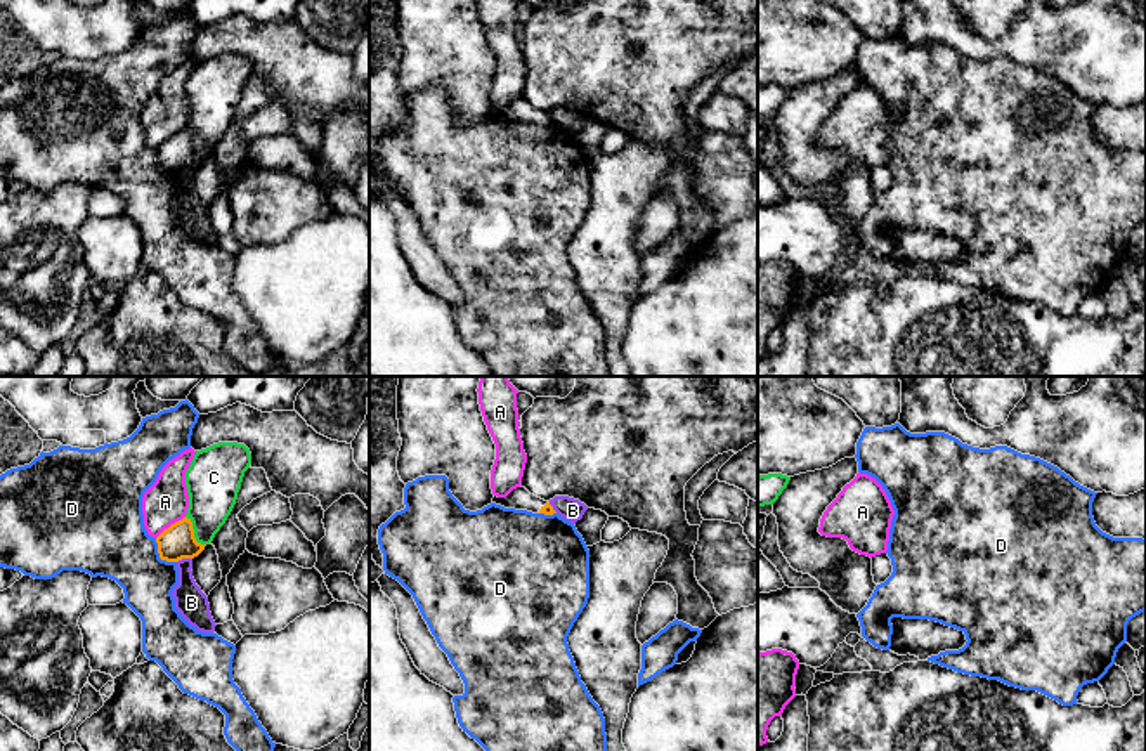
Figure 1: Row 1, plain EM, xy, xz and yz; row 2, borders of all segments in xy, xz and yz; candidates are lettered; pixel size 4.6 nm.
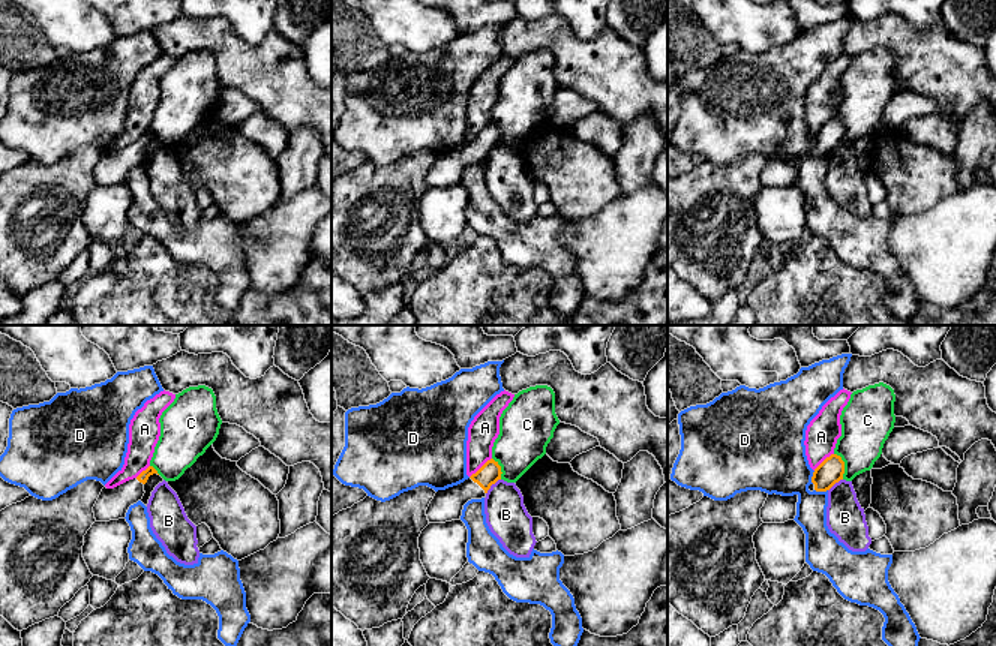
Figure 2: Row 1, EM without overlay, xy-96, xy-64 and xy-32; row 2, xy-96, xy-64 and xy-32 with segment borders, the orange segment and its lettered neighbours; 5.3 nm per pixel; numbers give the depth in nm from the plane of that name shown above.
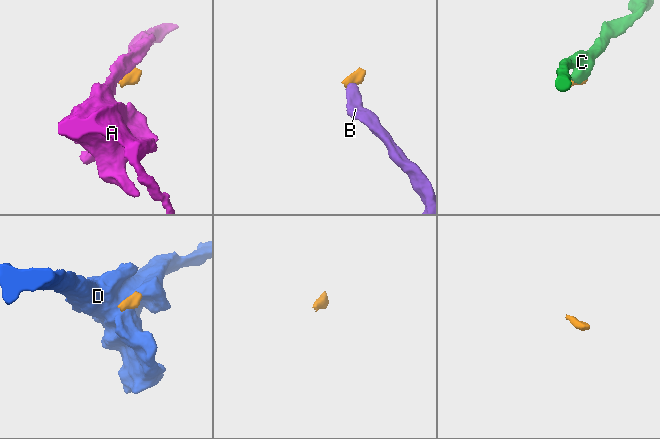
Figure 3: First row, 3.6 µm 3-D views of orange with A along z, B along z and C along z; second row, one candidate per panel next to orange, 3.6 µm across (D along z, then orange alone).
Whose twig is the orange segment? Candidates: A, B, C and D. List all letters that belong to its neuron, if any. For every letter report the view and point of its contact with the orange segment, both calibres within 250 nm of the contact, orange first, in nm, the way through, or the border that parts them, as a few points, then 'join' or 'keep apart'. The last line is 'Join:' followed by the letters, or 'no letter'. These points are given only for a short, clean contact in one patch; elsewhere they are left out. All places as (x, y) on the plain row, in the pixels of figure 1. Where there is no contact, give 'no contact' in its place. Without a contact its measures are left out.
A: meets orange in xy at (172, 136); 160 nm thick on the orange side, 200 nm on the other; border along xy (184, 127), (156, 150); keep apart
B: meets orange in xy at (184, 169); 160 nm thick on the orange side, 150 nm on the other; border along xy (191, 169), (182, 169), (177, 174); keep apart
C: meets orange in xy at (193, 144); 160 nm thick on the orange side, 240 nm on the other; border along xy (186, 127), (191, 134), (193, 148), (205, 156); keep apart
D: meets orange in xy at (160, 167); 160 nm thick on the orange side, 340 nm on the other; keep apart
Join: no letter

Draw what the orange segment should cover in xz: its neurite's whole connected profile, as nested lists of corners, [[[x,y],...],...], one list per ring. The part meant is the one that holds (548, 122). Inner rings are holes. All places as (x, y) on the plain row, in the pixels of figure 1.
[[[525,99],[513,101],[506,109],[492,109],[492,114],[501,116],[505,120],[527,121],[532,125],[553,127],[557,125],[550,113],[544,113],[534,106],[531,106]]]

